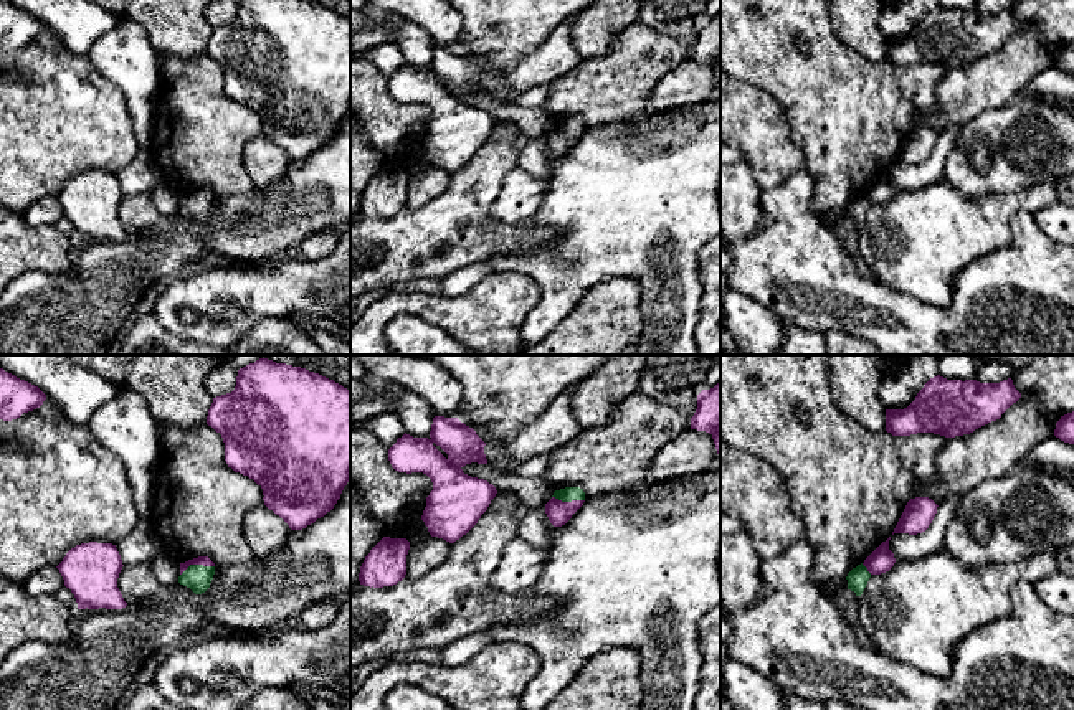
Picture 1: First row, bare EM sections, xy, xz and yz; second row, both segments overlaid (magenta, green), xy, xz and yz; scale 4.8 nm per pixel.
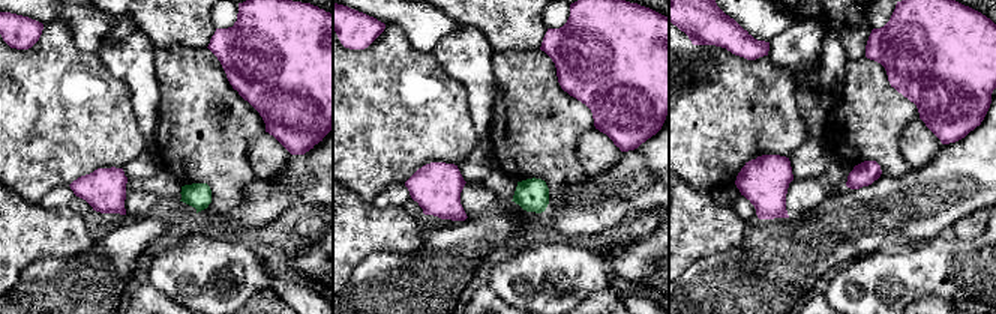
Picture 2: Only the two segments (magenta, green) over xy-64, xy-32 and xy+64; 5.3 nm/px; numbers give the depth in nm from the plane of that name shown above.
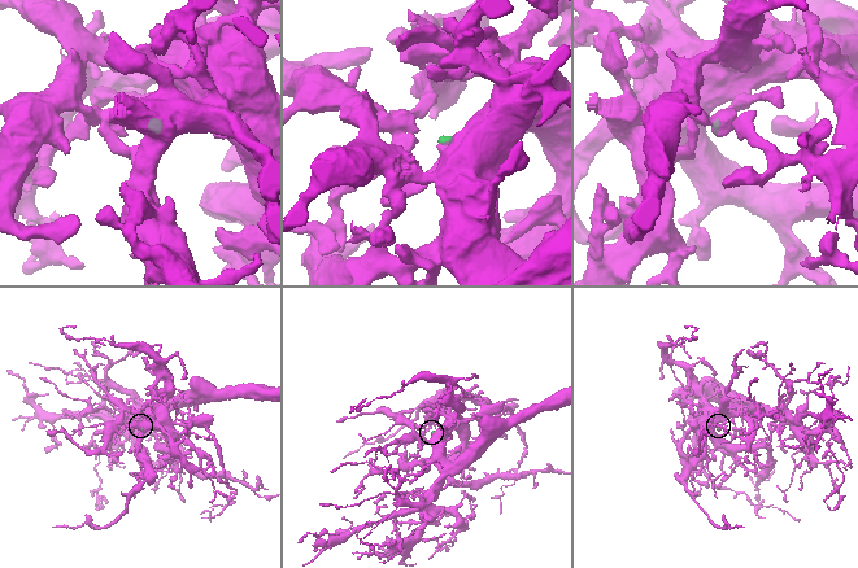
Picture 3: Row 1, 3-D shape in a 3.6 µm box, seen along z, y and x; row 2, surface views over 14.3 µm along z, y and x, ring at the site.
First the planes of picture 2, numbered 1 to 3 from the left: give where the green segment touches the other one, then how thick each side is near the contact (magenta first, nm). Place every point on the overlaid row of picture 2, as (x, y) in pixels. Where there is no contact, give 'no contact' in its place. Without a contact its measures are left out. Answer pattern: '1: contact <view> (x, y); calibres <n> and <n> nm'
1: no contact
2: no contact
3: no contact

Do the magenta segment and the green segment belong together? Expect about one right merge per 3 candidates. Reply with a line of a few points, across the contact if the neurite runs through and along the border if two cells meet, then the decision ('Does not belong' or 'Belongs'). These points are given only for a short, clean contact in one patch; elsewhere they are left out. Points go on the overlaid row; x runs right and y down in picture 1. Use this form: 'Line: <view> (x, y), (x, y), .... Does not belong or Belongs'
Line: xy (202, 560), (197, 563), (197, 577). Belongs

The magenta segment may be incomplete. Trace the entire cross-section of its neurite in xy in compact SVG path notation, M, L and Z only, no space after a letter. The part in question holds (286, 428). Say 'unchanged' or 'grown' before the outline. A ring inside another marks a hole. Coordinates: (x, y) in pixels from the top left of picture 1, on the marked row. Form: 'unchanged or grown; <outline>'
unchanged; M259 358L238 370L231 393L213 398L207 424L221 434L225 461L263 489L264 505L291 530L302 530L334 509L350 480L350 390L301 367Z

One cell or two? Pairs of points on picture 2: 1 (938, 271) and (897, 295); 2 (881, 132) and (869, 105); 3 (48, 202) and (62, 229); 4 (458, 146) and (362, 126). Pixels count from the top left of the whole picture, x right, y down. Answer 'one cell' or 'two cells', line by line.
1: one cell
2: one cell
3: two cells
4: one cell

